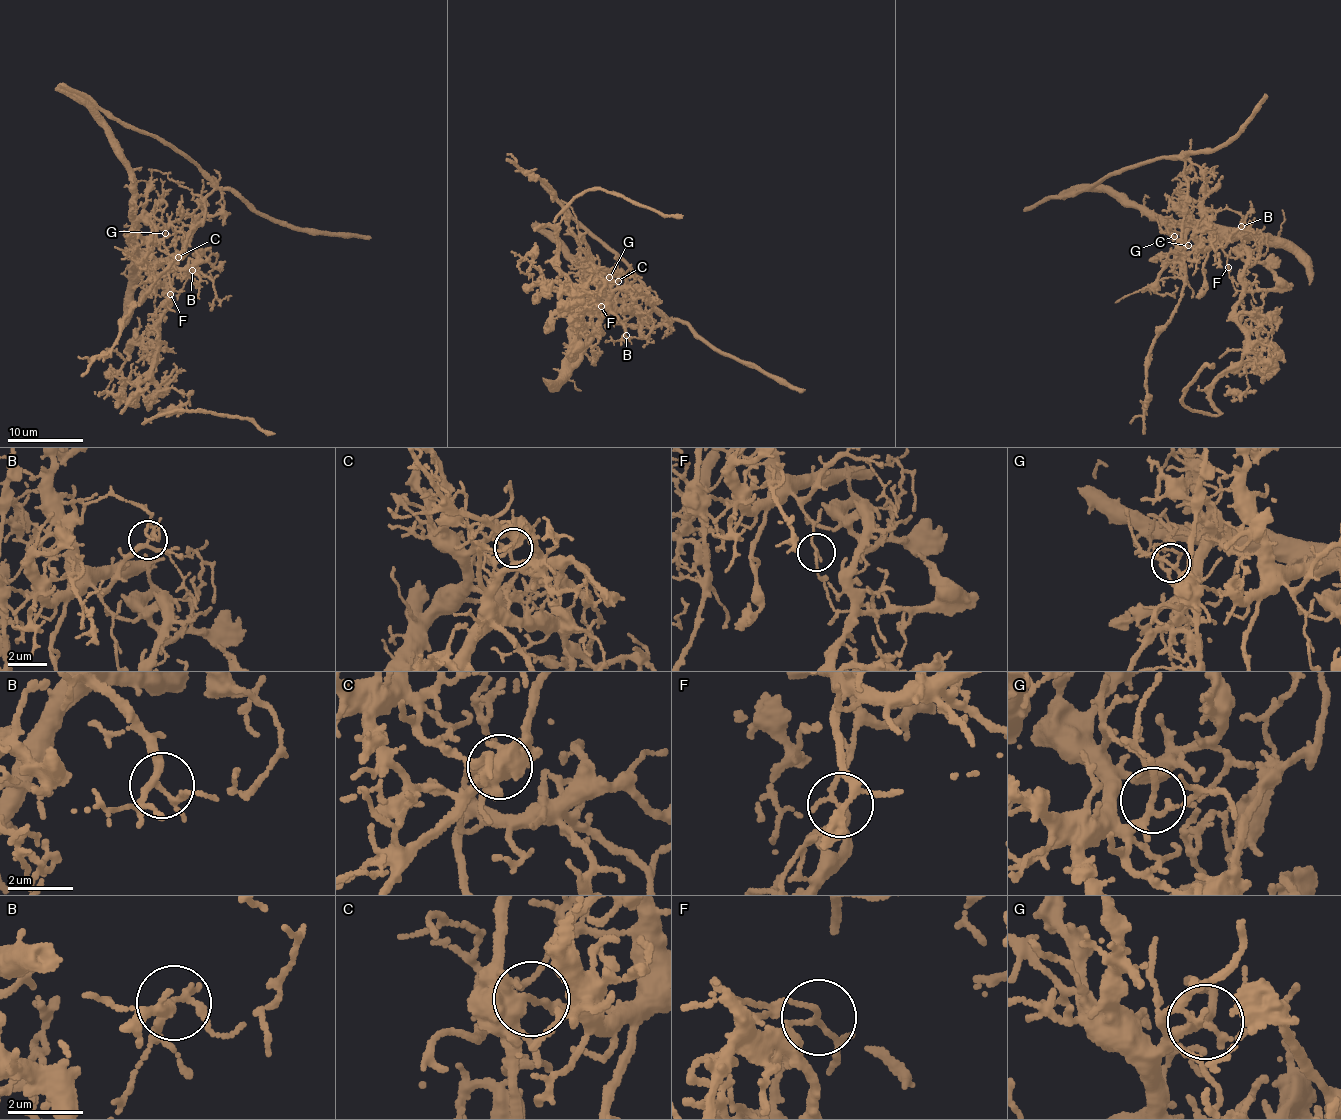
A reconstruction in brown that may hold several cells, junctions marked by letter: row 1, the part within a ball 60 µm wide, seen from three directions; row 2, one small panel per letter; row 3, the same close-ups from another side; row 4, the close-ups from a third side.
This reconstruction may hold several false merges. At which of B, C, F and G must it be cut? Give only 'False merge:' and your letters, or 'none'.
False merge: C, F

